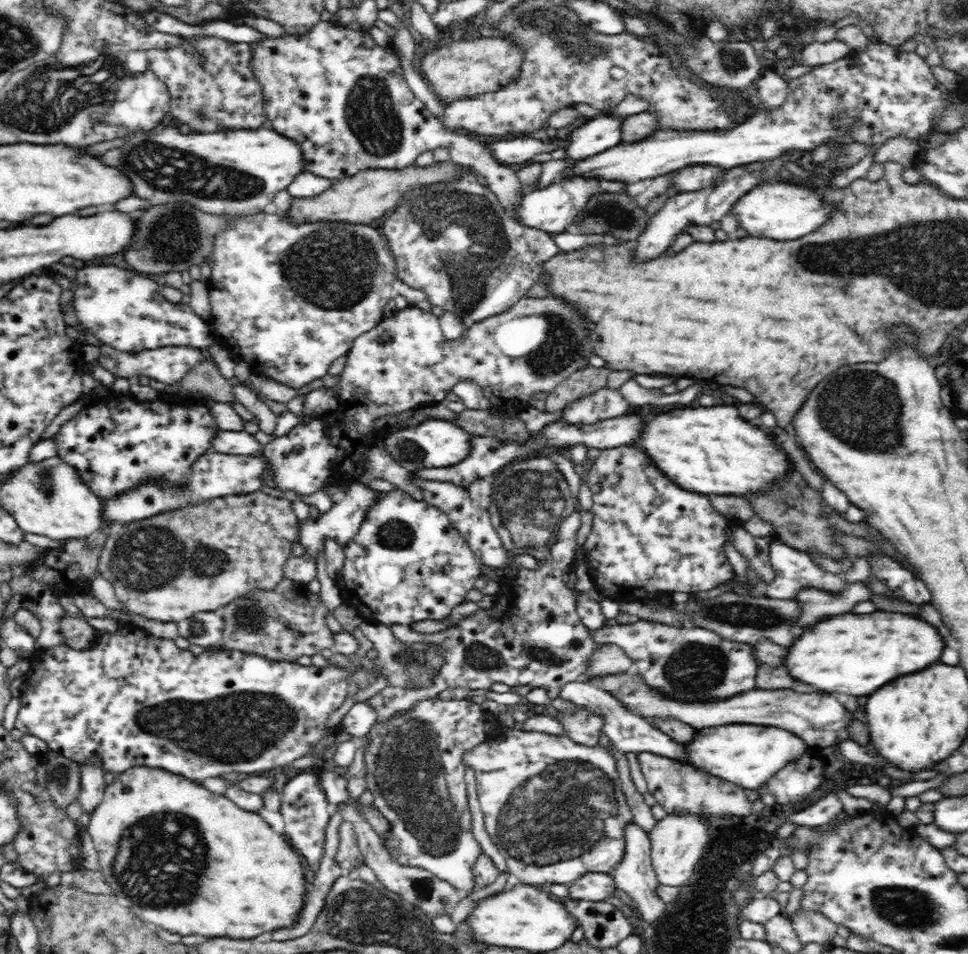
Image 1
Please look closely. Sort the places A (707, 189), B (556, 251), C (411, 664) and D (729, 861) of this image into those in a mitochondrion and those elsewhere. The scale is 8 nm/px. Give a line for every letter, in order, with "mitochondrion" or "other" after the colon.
A: other
B: other
C: mitochondrion
D: mitochondrion

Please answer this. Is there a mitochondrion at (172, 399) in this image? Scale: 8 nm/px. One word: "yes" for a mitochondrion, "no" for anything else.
no

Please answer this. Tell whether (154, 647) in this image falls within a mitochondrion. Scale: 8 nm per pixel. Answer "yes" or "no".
no

